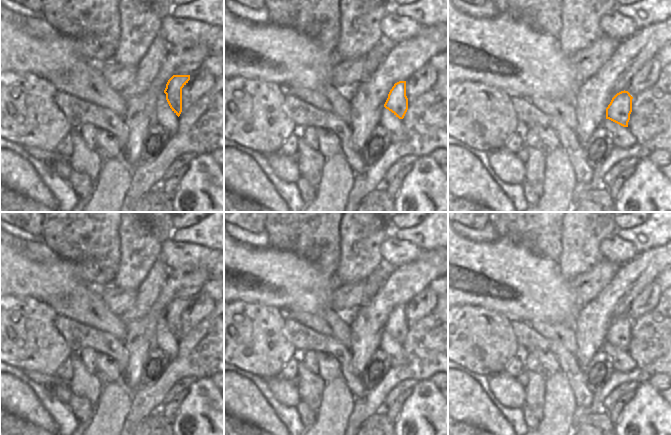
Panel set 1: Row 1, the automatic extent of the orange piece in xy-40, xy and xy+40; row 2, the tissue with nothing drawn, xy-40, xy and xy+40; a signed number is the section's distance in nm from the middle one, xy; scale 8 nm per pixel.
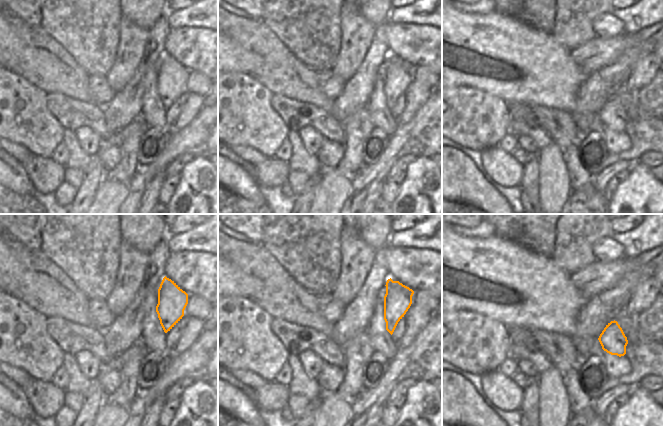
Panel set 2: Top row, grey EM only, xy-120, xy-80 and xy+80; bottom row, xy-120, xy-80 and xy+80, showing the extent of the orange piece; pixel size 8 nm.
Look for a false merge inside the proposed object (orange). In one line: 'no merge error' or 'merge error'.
no merge error

